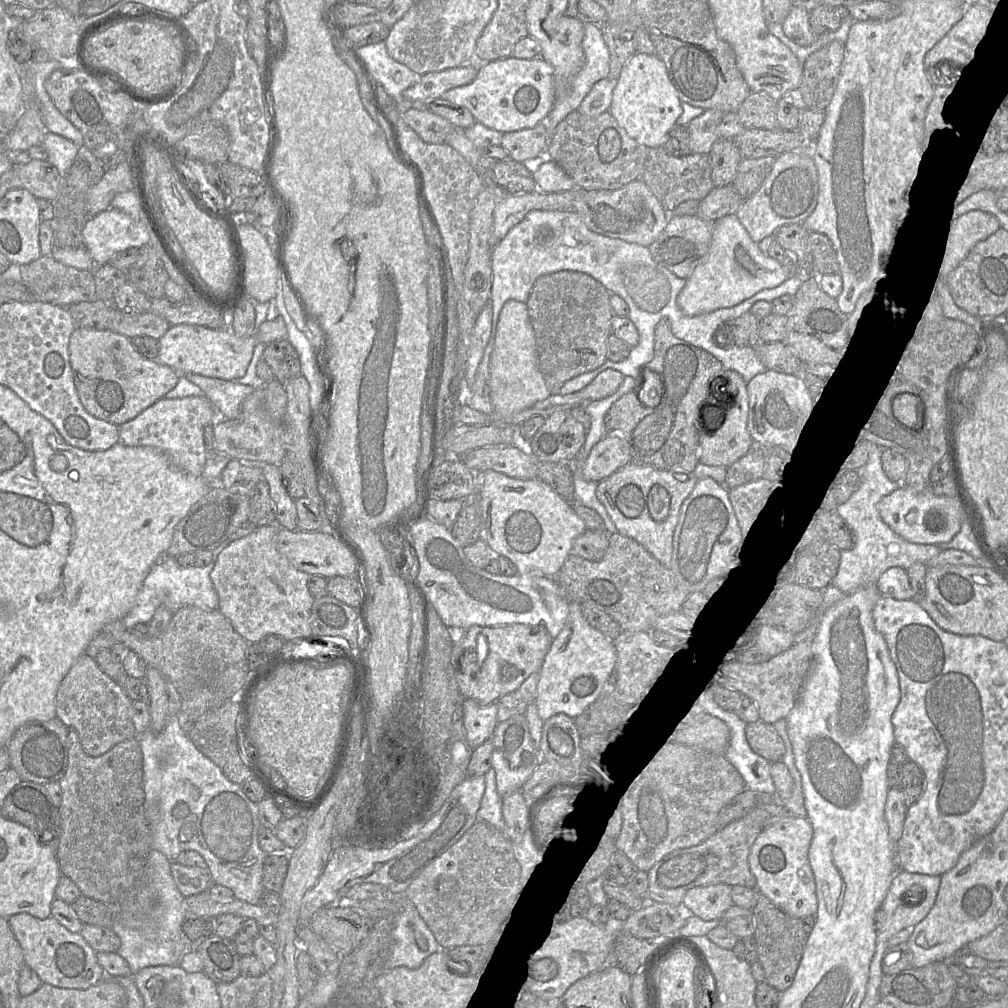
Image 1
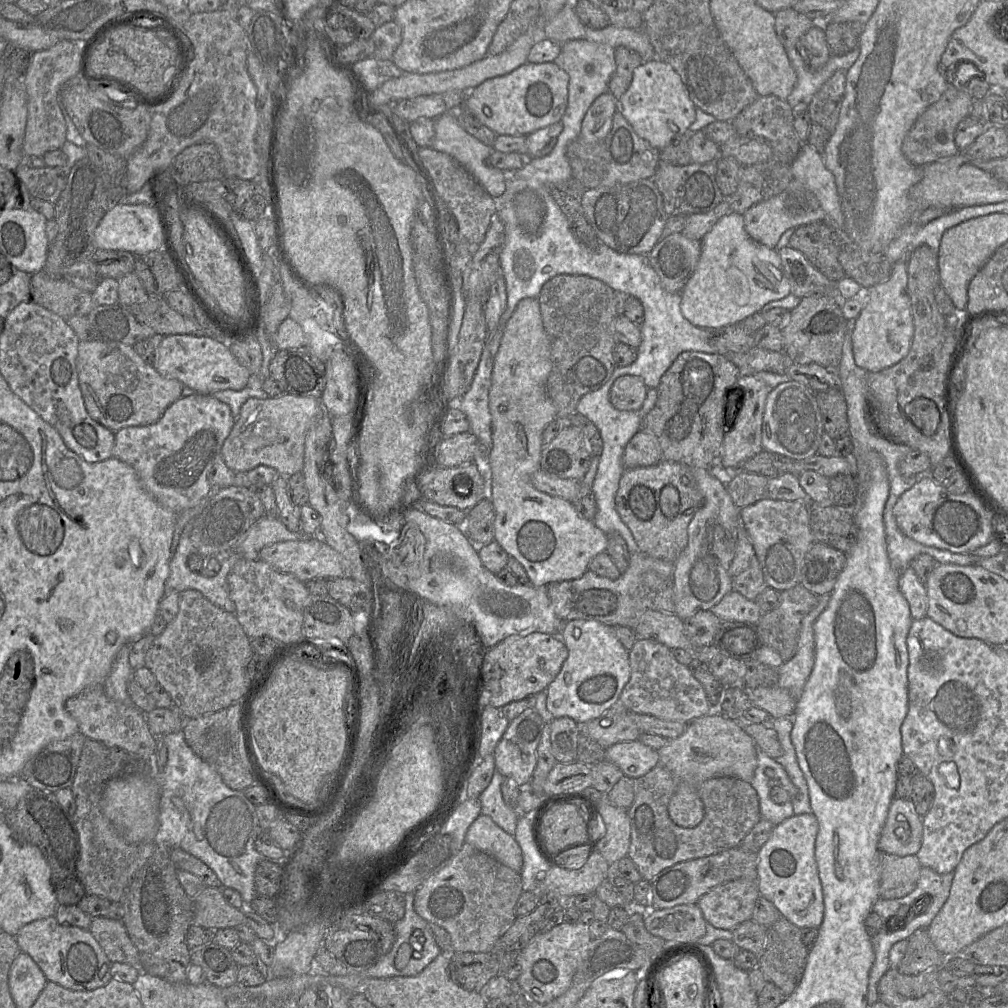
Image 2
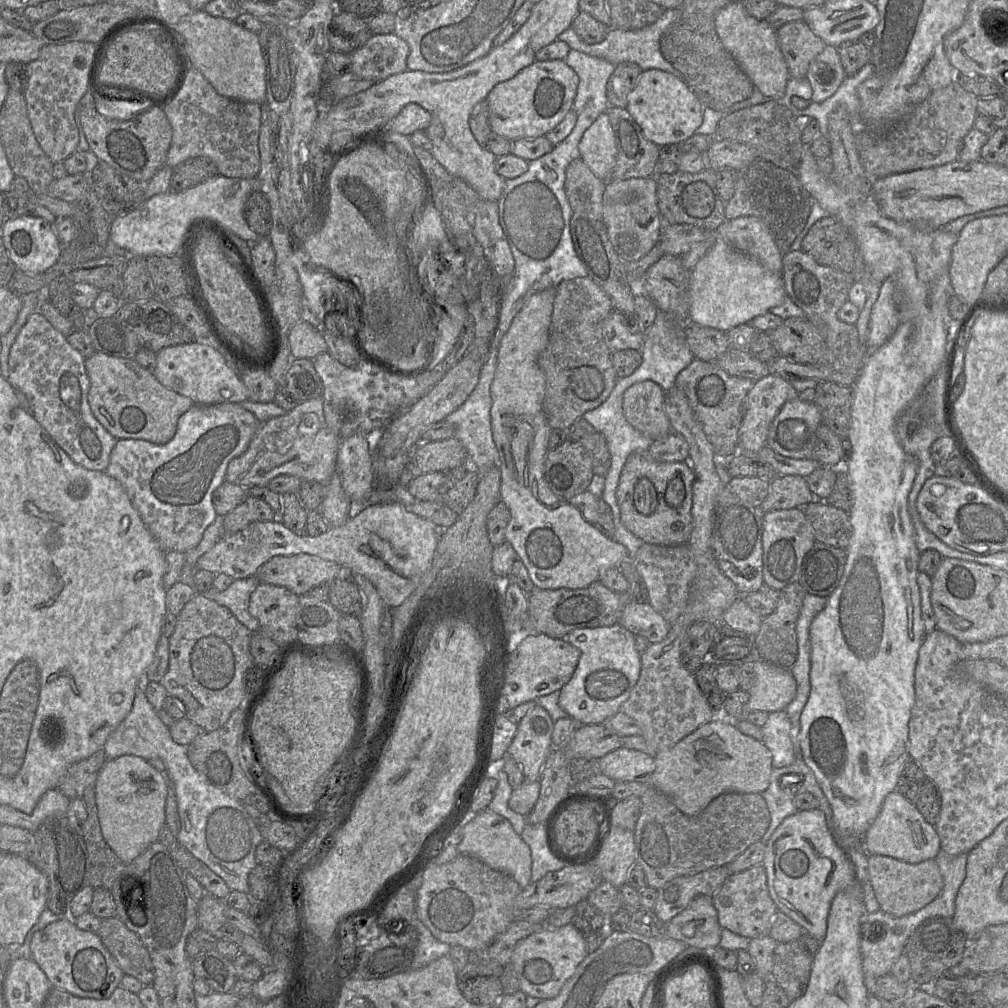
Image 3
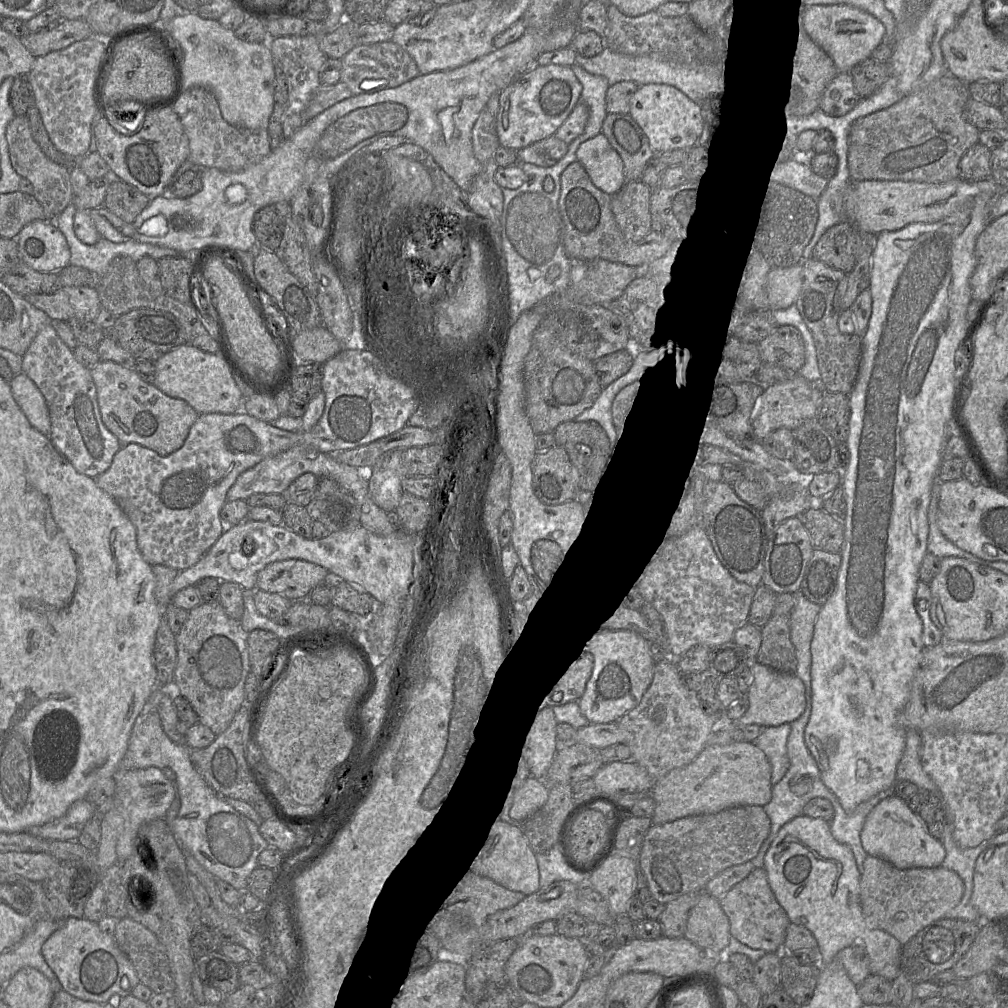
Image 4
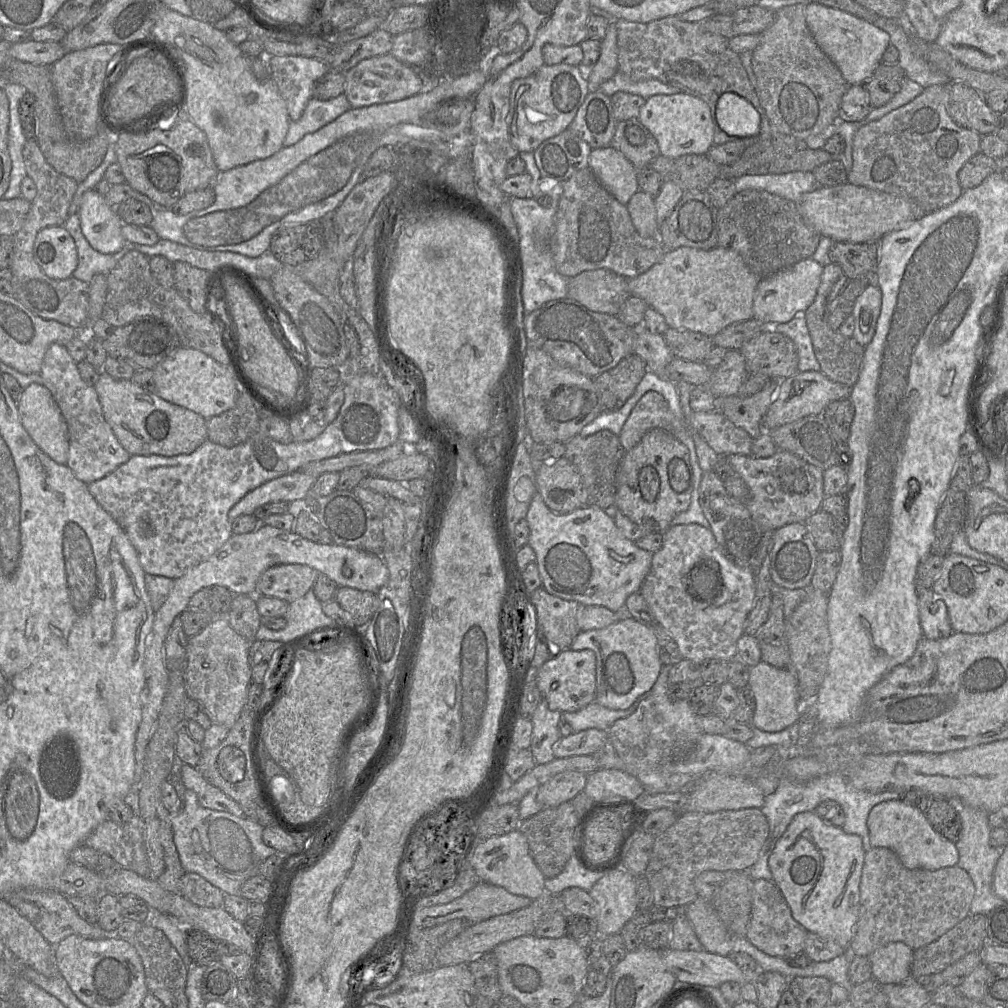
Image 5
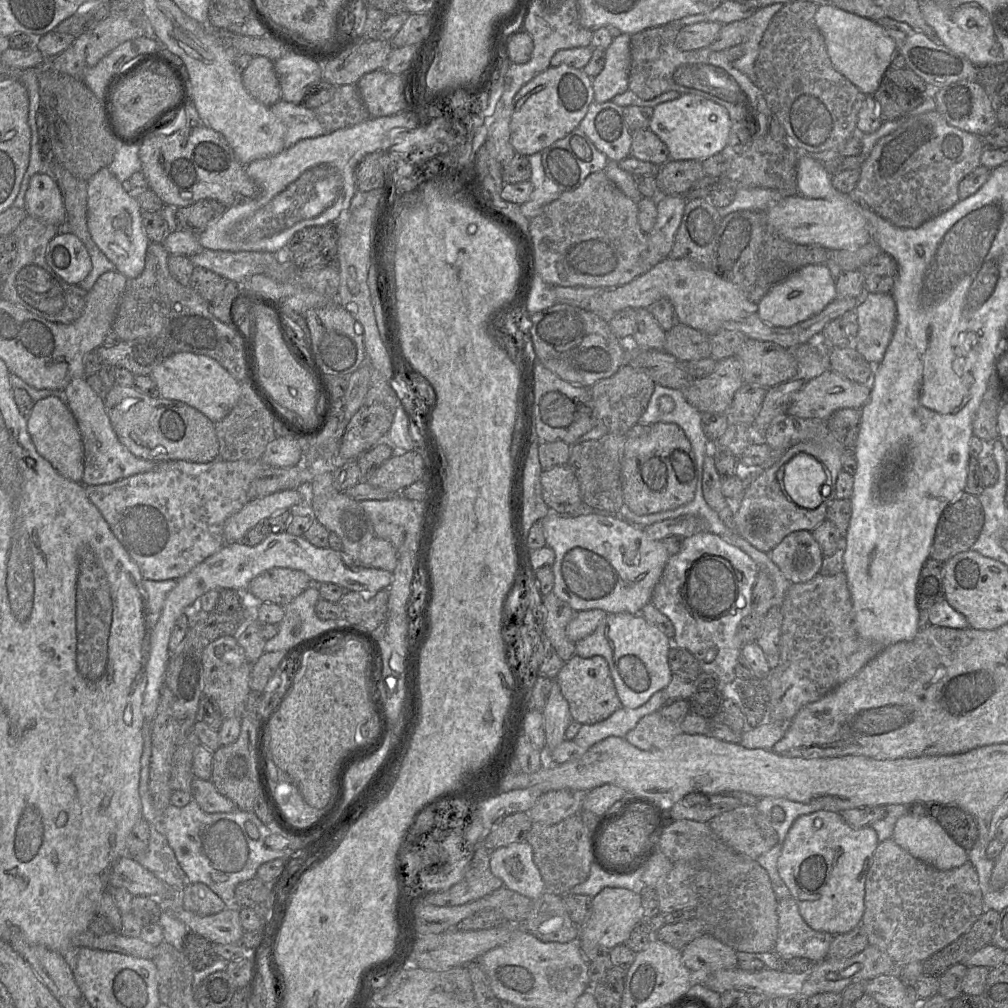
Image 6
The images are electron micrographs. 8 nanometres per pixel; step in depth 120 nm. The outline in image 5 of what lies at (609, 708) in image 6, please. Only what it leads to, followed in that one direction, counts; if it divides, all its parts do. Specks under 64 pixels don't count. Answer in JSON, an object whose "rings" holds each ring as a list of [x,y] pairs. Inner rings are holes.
{"rings":[[[590,649],[555,651],[555,654],[536,670],[537,686],[549,709],[559,712],[575,712],[595,701],[596,656]]]}

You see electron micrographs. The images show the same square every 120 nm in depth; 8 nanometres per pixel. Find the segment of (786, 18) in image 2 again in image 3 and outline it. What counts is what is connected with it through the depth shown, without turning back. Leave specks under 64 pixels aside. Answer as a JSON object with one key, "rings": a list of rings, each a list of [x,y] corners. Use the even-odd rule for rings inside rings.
{"rings":[[[803,20],[786,23],[777,29],[780,49],[790,77],[805,78],[810,63],[824,50],[826,43]]]}

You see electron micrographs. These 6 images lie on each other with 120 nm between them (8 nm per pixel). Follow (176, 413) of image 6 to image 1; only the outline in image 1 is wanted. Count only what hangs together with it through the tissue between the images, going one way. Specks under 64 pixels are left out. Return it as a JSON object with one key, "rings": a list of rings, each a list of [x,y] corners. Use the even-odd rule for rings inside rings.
{"rings":[[[76,328],[68,351],[74,385],[83,407],[95,418],[118,426],[165,398],[180,377],[171,367],[145,358],[130,338],[106,329]]]}

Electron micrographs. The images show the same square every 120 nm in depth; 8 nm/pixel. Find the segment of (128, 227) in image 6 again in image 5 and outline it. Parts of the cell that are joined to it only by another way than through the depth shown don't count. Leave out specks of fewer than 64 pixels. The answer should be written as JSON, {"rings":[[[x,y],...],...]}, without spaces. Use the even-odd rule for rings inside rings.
{"rings":[[[98,190],[83,194],[79,217],[82,233],[98,252],[114,254],[127,245],[121,231],[123,221]]]}

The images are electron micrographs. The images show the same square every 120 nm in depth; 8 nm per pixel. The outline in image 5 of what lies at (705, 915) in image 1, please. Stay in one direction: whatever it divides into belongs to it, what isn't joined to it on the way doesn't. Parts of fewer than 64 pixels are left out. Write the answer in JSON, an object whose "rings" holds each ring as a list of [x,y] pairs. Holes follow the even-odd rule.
{"rings":[[[754,880],[751,918],[745,937],[768,955],[791,957],[803,952],[807,933],[808,930],[793,918],[786,899],[774,881]]]}

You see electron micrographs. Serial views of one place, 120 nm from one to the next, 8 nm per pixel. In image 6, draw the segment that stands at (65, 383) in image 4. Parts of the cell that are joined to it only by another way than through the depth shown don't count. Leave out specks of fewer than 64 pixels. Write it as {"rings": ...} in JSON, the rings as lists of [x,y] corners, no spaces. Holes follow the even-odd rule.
{"rings":[[[85,377],[73,379],[62,391],[62,397],[77,421],[83,442],[84,472],[81,483],[84,486],[113,483],[152,471],[158,466],[159,462],[136,457],[119,441],[107,415],[103,399],[91,389]]]}

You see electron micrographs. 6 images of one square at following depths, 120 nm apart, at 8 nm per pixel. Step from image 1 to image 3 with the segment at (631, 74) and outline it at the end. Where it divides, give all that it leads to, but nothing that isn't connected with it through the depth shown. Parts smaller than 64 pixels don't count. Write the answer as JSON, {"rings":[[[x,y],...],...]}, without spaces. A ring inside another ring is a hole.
{"rings":[[[644,70],[628,95],[626,110],[640,126],[644,136],[659,147],[681,144],[693,136],[703,123],[704,104],[687,83],[673,74]]]}

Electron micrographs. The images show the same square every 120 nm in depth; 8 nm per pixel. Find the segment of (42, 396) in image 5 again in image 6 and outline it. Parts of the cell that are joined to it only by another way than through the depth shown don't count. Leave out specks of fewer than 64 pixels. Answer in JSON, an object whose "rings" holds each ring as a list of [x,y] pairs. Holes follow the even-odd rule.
{"rings":[[[52,395],[34,403],[26,418],[27,430],[37,452],[63,477],[80,483],[84,472],[84,449],[77,421],[62,395]]]}

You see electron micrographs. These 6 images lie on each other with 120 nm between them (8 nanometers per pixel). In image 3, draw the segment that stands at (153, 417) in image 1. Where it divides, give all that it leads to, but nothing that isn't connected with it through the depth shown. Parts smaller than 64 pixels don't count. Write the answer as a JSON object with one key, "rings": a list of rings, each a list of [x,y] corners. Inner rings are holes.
{"rings":[[[237,403],[194,404],[179,418],[176,434],[166,444],[117,440],[105,472],[122,484],[160,548],[186,554],[215,521],[213,492],[226,481],[230,461],[247,450],[260,424],[254,413]]]}

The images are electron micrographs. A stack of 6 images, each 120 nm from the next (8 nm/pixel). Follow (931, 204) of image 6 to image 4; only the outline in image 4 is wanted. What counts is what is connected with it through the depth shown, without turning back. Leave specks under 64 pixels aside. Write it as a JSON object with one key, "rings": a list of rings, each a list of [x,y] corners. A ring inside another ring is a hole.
{"rings":[[[947,73],[897,103],[857,119],[848,139],[850,181],[888,180],[944,183],[960,177],[959,162],[964,153],[979,143],[979,129],[966,118],[964,108],[970,95],[967,84]]]}

